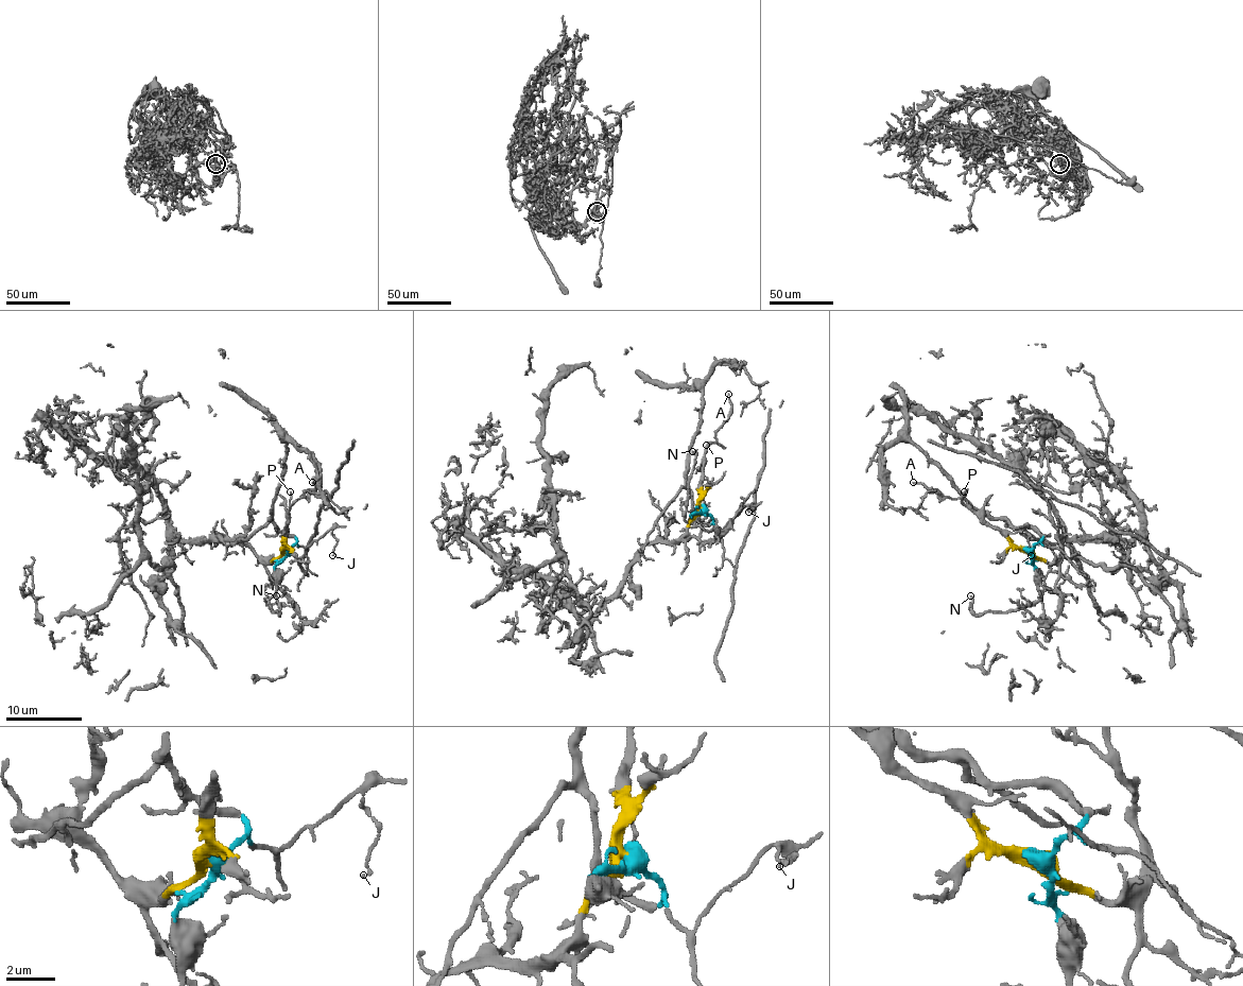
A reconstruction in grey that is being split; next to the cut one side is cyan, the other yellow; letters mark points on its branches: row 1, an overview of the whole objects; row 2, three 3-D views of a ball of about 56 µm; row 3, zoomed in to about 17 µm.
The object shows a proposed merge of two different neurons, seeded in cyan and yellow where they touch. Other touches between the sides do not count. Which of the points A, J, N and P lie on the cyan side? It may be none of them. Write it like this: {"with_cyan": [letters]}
{"with_cyan": ["J", "N"]}

